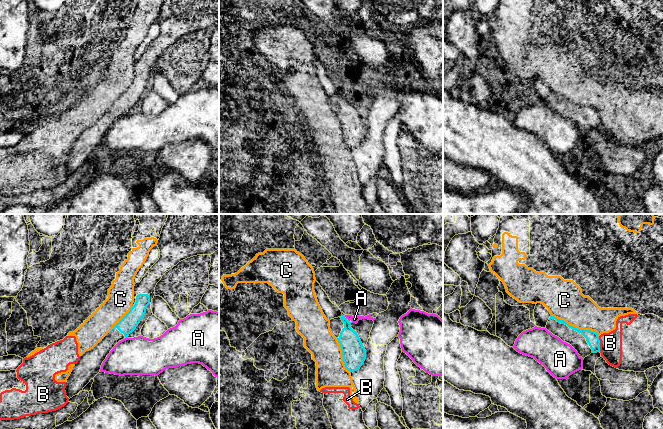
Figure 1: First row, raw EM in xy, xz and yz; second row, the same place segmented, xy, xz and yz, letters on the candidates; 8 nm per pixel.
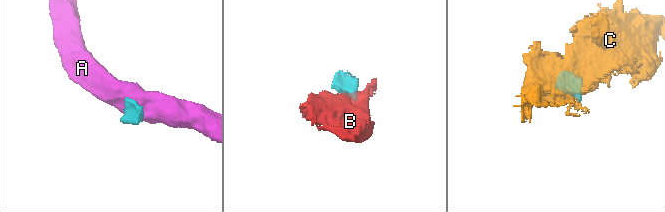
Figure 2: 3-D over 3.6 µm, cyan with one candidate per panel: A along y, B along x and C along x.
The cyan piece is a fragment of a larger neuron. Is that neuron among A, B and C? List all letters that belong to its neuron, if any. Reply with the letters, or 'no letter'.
no letter

